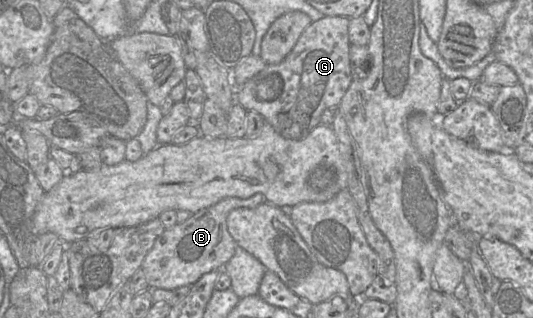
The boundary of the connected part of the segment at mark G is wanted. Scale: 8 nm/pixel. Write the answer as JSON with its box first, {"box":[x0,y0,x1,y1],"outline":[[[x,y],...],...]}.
{"box":[236,17,353,140],"outline":[[[324,17],[312,22],[290,53],[278,64],[268,64],[254,77],[236,88],[237,104],[260,113],[279,134],[291,140],[303,139],[321,124],[327,109],[338,108],[353,82],[350,64],[350,19]]]}

